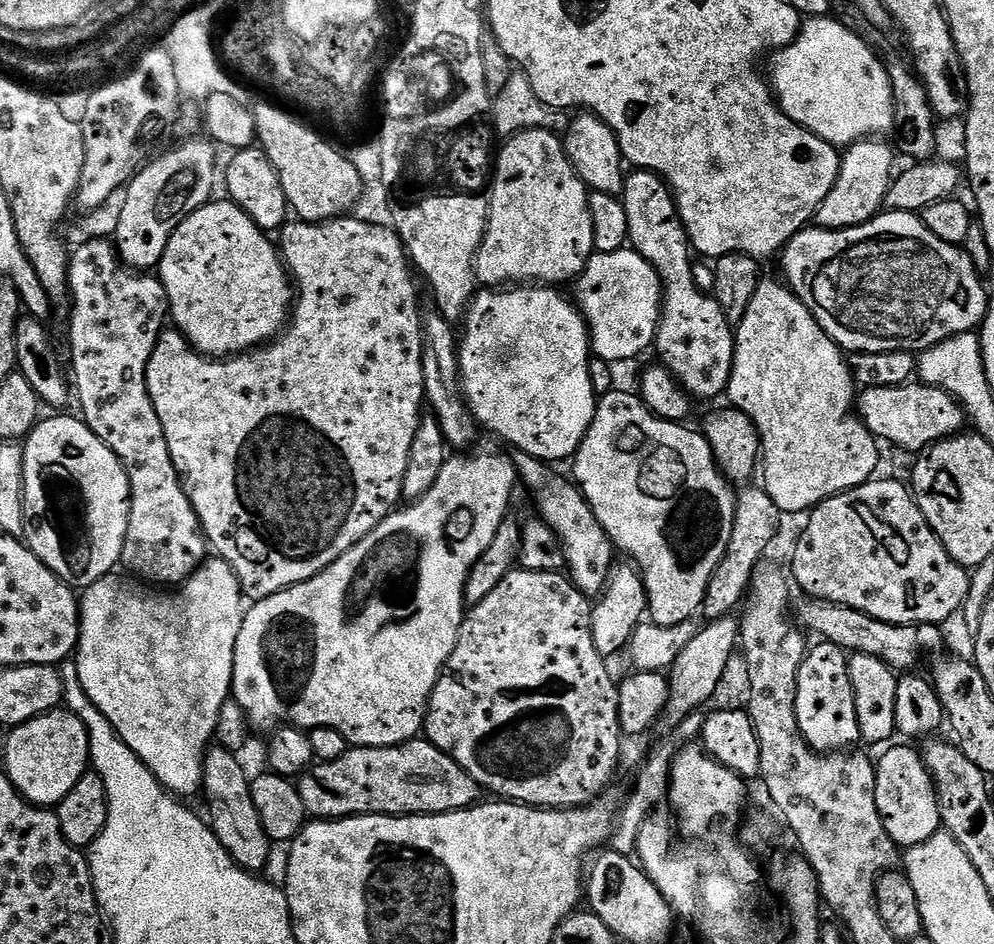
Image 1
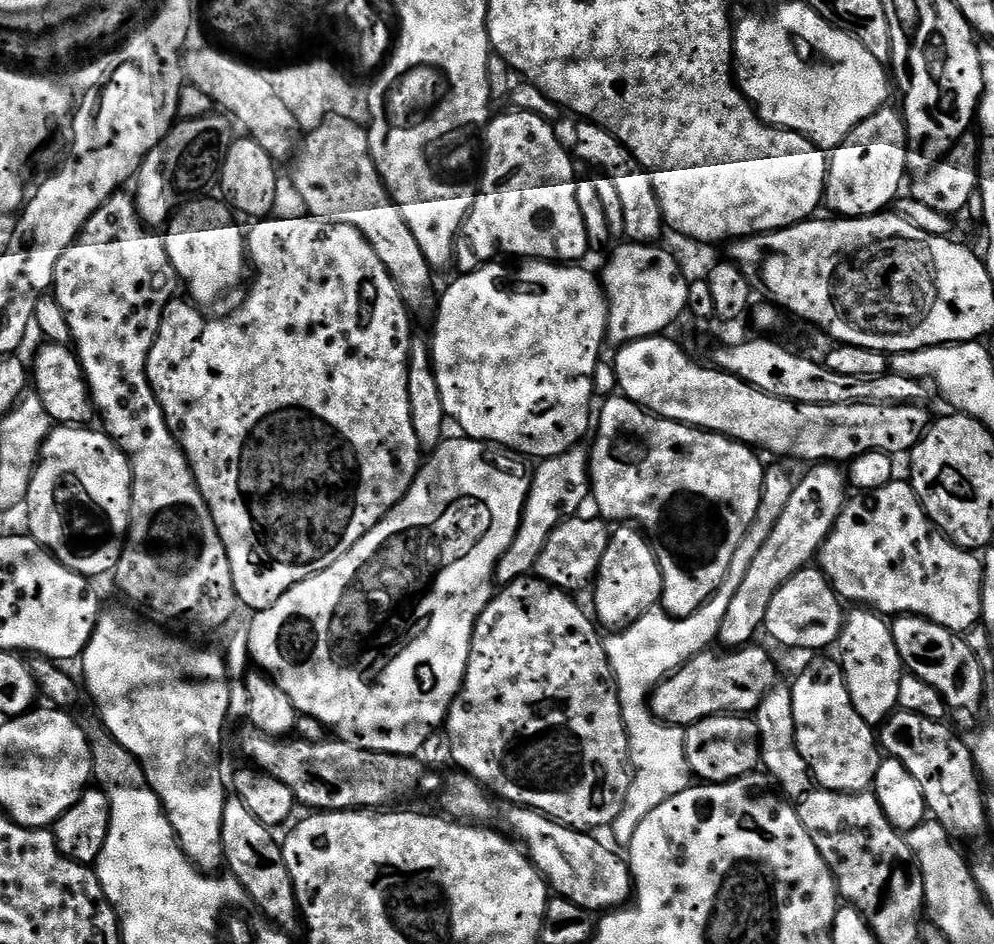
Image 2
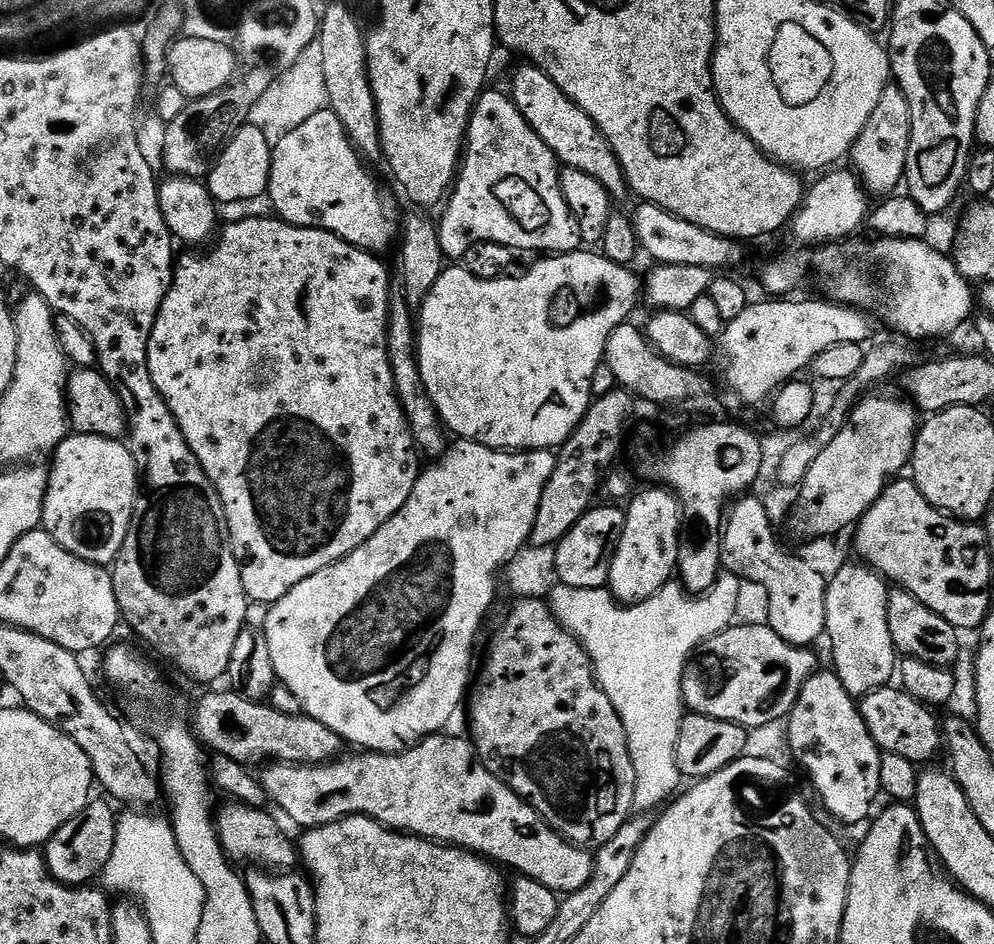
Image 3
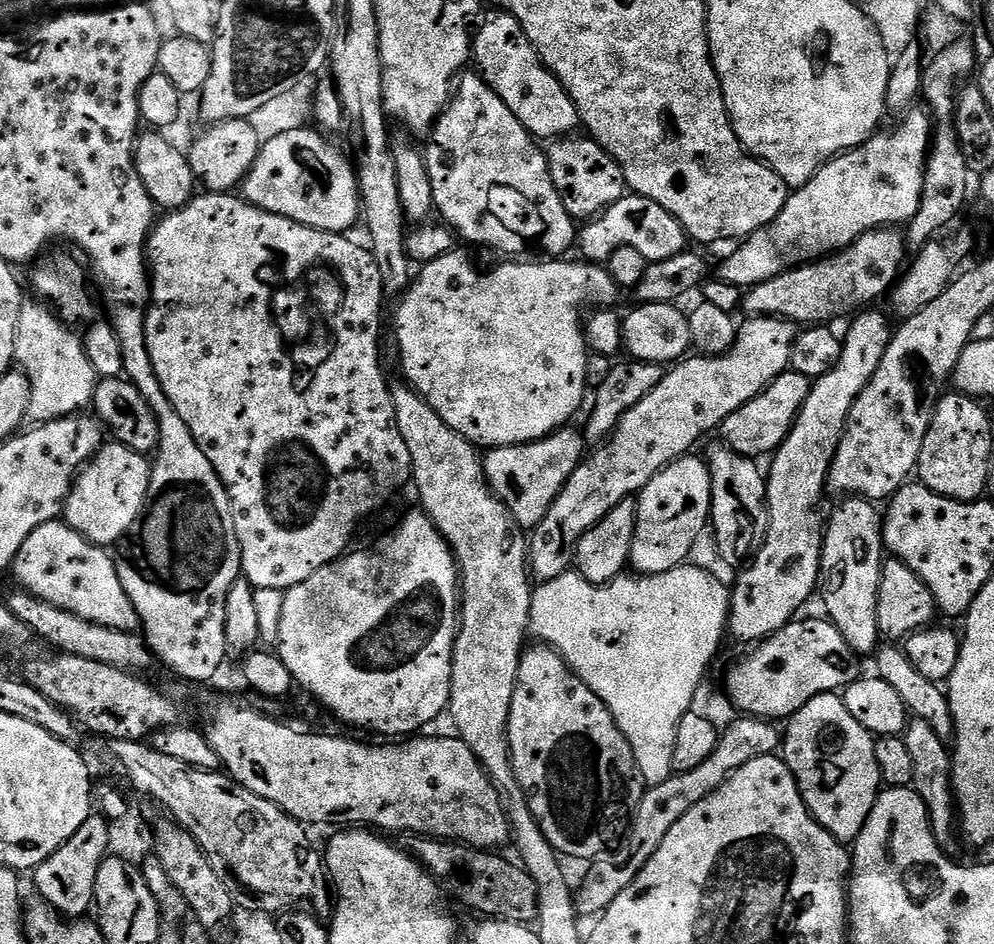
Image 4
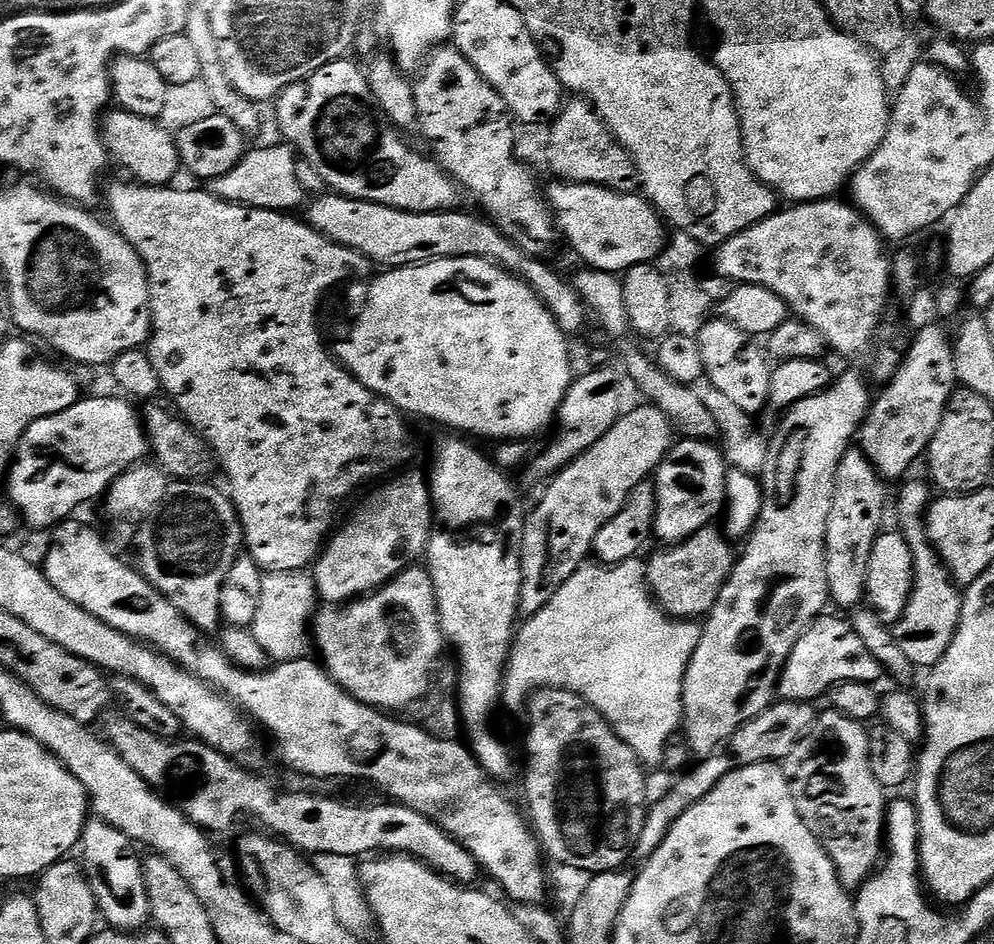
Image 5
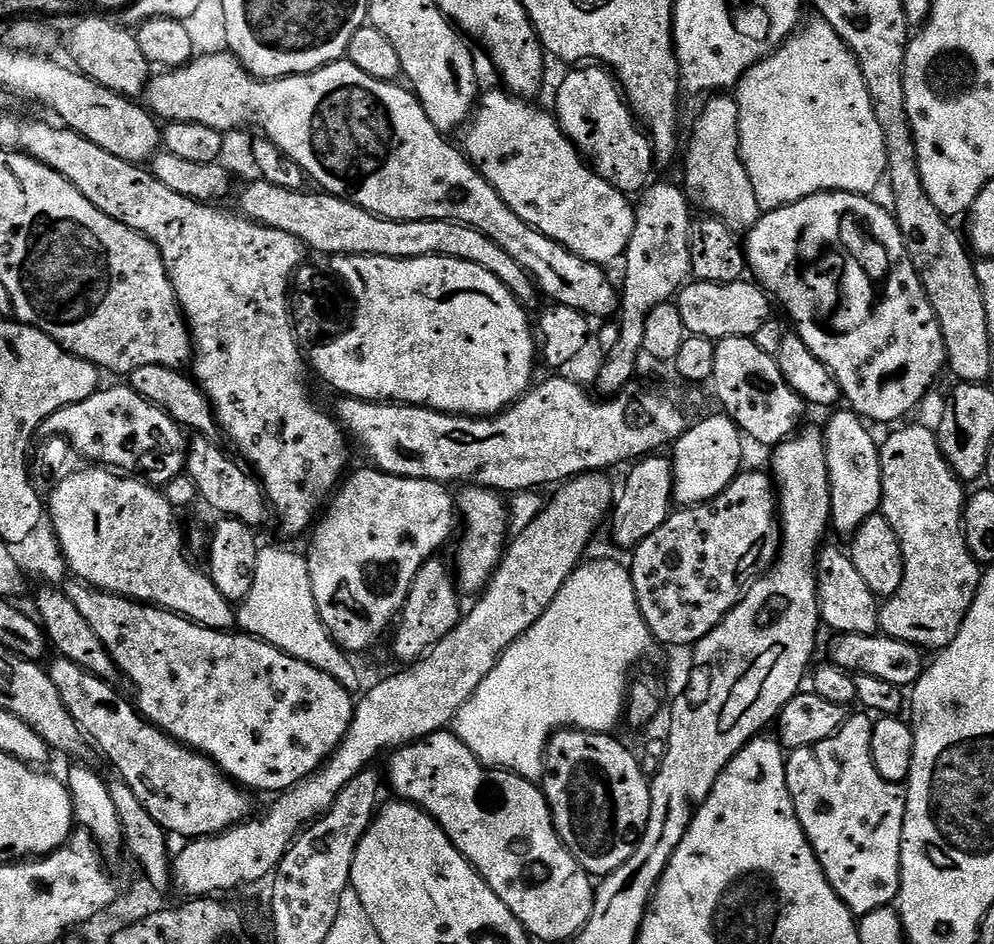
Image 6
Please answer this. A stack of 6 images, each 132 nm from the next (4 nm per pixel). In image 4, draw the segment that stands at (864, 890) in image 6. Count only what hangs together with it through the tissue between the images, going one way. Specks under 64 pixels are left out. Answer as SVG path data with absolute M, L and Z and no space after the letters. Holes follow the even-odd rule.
M823 692L788 717L782 732L782 759L794 774L812 816L841 842L854 842L882 791L876 740L846 710L843 695Z

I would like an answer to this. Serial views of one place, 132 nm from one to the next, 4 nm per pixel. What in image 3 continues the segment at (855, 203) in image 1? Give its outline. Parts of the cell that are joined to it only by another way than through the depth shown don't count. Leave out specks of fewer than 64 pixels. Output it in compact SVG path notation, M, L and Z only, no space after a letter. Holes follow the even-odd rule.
M889 83L888 88L882 94L882 98L878 98L878 106L874 106L874 114L870 114L870 122L866 122L866 126L862 130L862 134L858 134L858 138L854 142L850 153L851 167L860 178L860 183L873 197L884 198L889 194L895 193L896 188L901 187L902 181L905 179L908 170L908 151L910 150L910 142L912 141L912 115L910 114L910 102L906 102L906 98L899 84Z

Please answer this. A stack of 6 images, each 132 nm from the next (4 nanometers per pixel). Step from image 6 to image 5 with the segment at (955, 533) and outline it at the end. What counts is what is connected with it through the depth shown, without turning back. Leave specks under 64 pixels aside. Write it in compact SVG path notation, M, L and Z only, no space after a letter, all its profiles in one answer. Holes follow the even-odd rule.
M911 480L903 485L905 488L896 500L896 512L900 515L898 530L906 538L914 554L914 586L912 597L906 606L906 614L902 614L902 618L894 626L894 631L898 646L902 646L902 651L906 658L910 658L912 665L917 669L931 670L944 657L946 650L950 650L950 642L954 642L964 601L961 589L948 573L940 555L932 548L932 543L928 541L926 517L930 503L929 485L924 485L920 480Z

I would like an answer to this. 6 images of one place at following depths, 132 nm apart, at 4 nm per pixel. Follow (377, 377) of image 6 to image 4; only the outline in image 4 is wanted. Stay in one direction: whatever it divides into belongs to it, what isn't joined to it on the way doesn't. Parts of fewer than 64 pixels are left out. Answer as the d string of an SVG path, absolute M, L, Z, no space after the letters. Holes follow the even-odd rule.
M453 250L446 253L445 256L438 257L437 260L427 261L427 263L421 267L424 269L422 269L421 272L419 269L418 275L413 279L412 287L404 293L402 299L397 303L401 304L396 308L396 344L400 347L400 360L404 363L403 379L419 392L423 400L430 406L434 406L436 413L438 413L449 426L454 430L458 430L458 434L462 434L471 444L477 445L481 449L501 448L502 446L510 446L511 444L529 444L532 440L540 440L543 436L549 436L551 432L560 431L561 428L565 427L569 422L572 422L572 419L576 416L576 411L578 411L580 407L582 407L581 409L585 407L584 395L586 395L588 391L590 392L590 385L588 382L588 357L590 355L590 345L586 339L586 328L582 323L582 316L580 320L580 311L582 311L583 308L588 308L587 310L611 309L613 307L612 303L622 295L622 289L619 284L614 282L614 278L608 273L607 267L601 266L596 262L581 262L579 259L577 259L578 261L568 259L572 258L548 258L543 261L545 264L500 264L493 270L493 272L488 272L483 276L483 274L472 265L472 260L466 253L459 252L459 250Z

